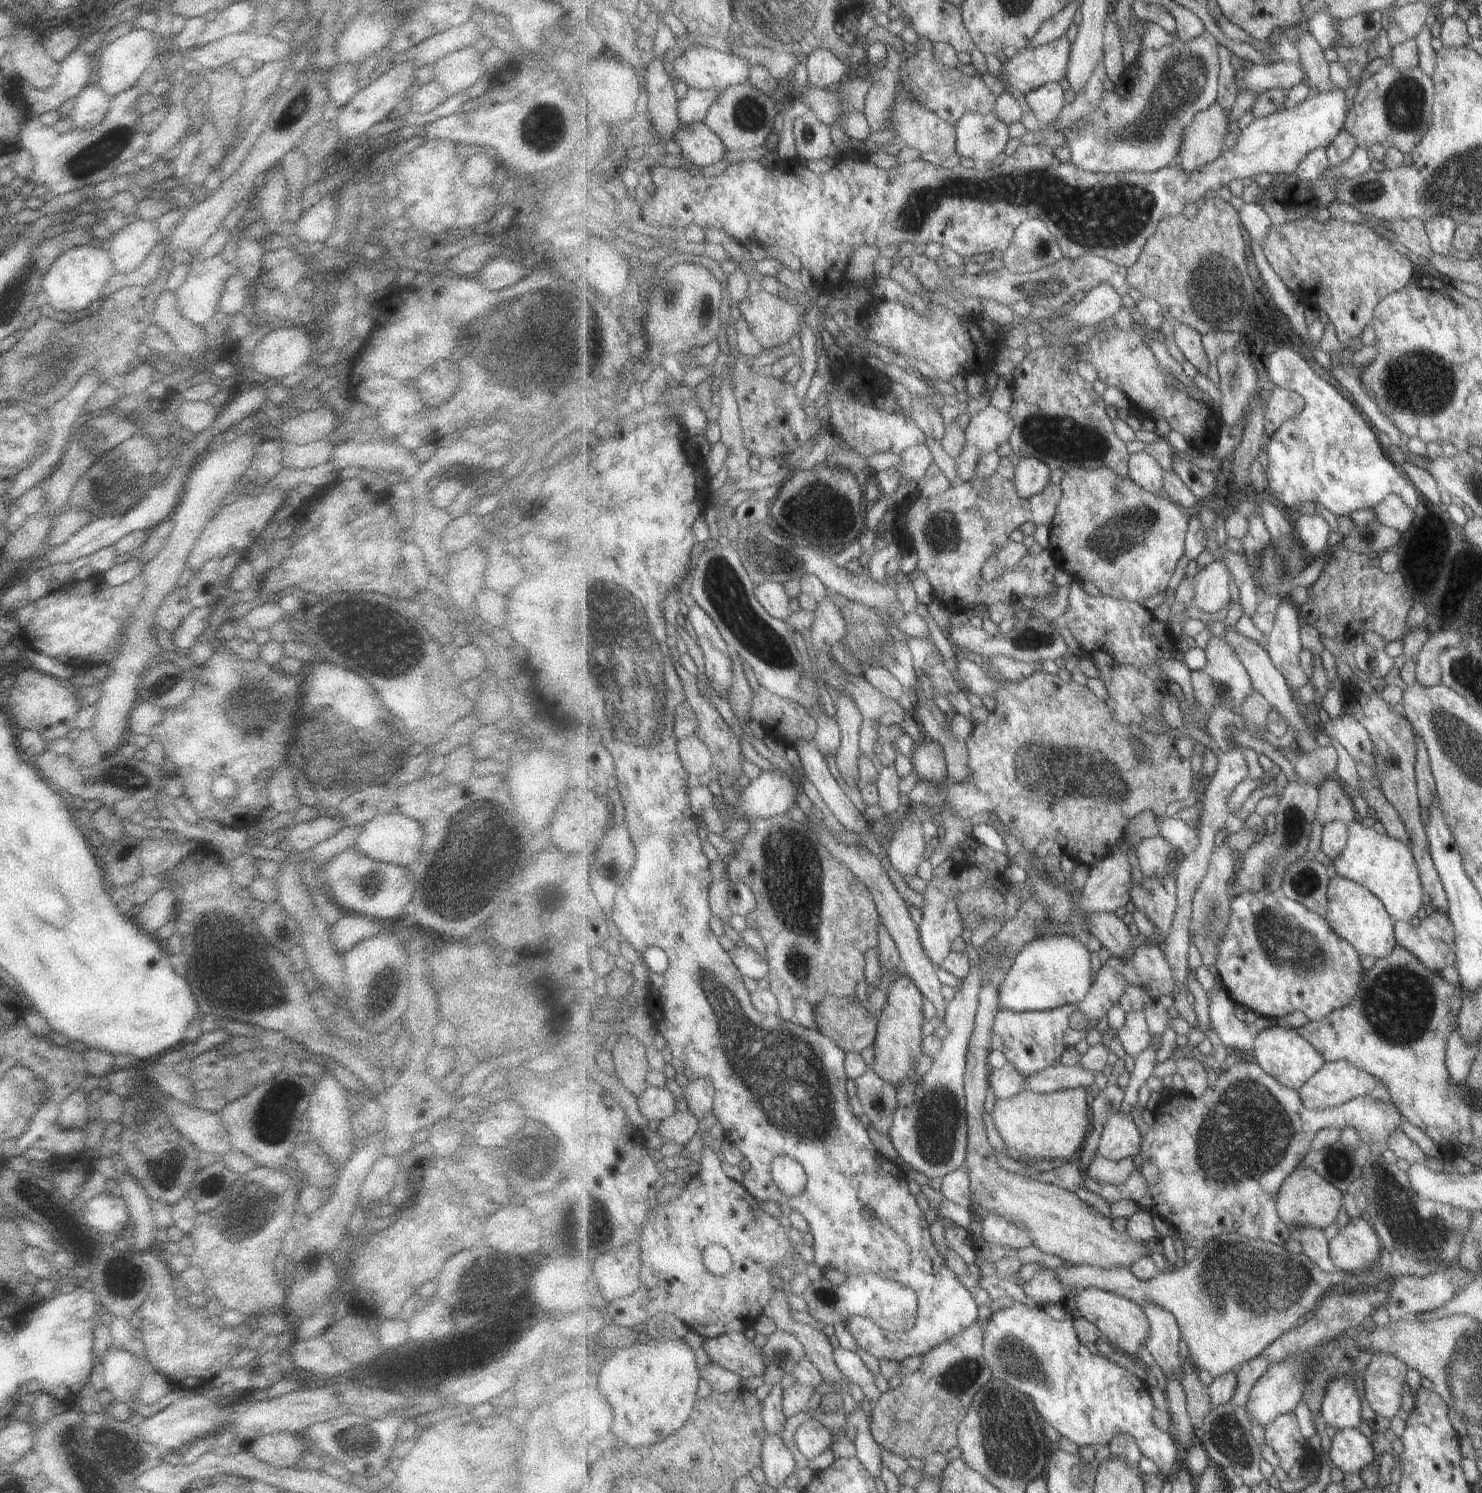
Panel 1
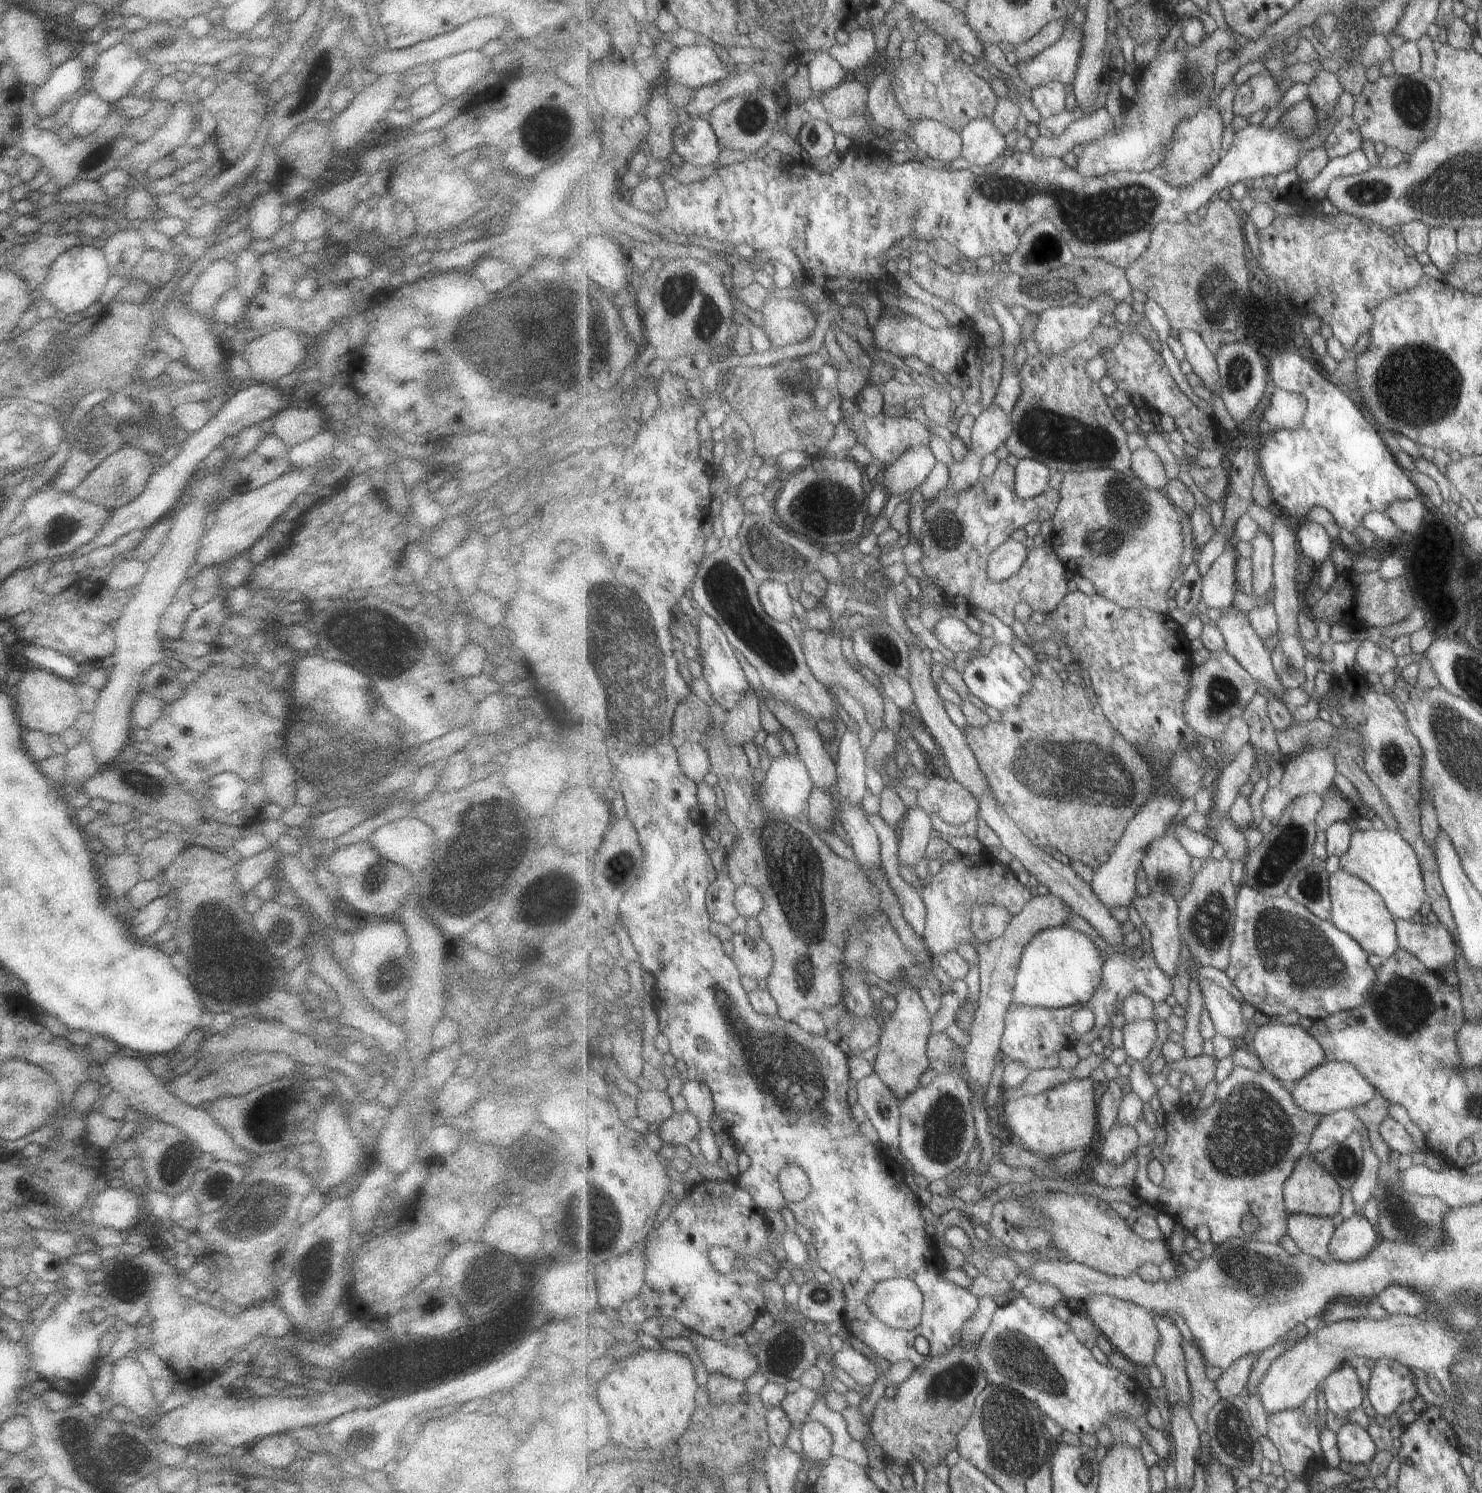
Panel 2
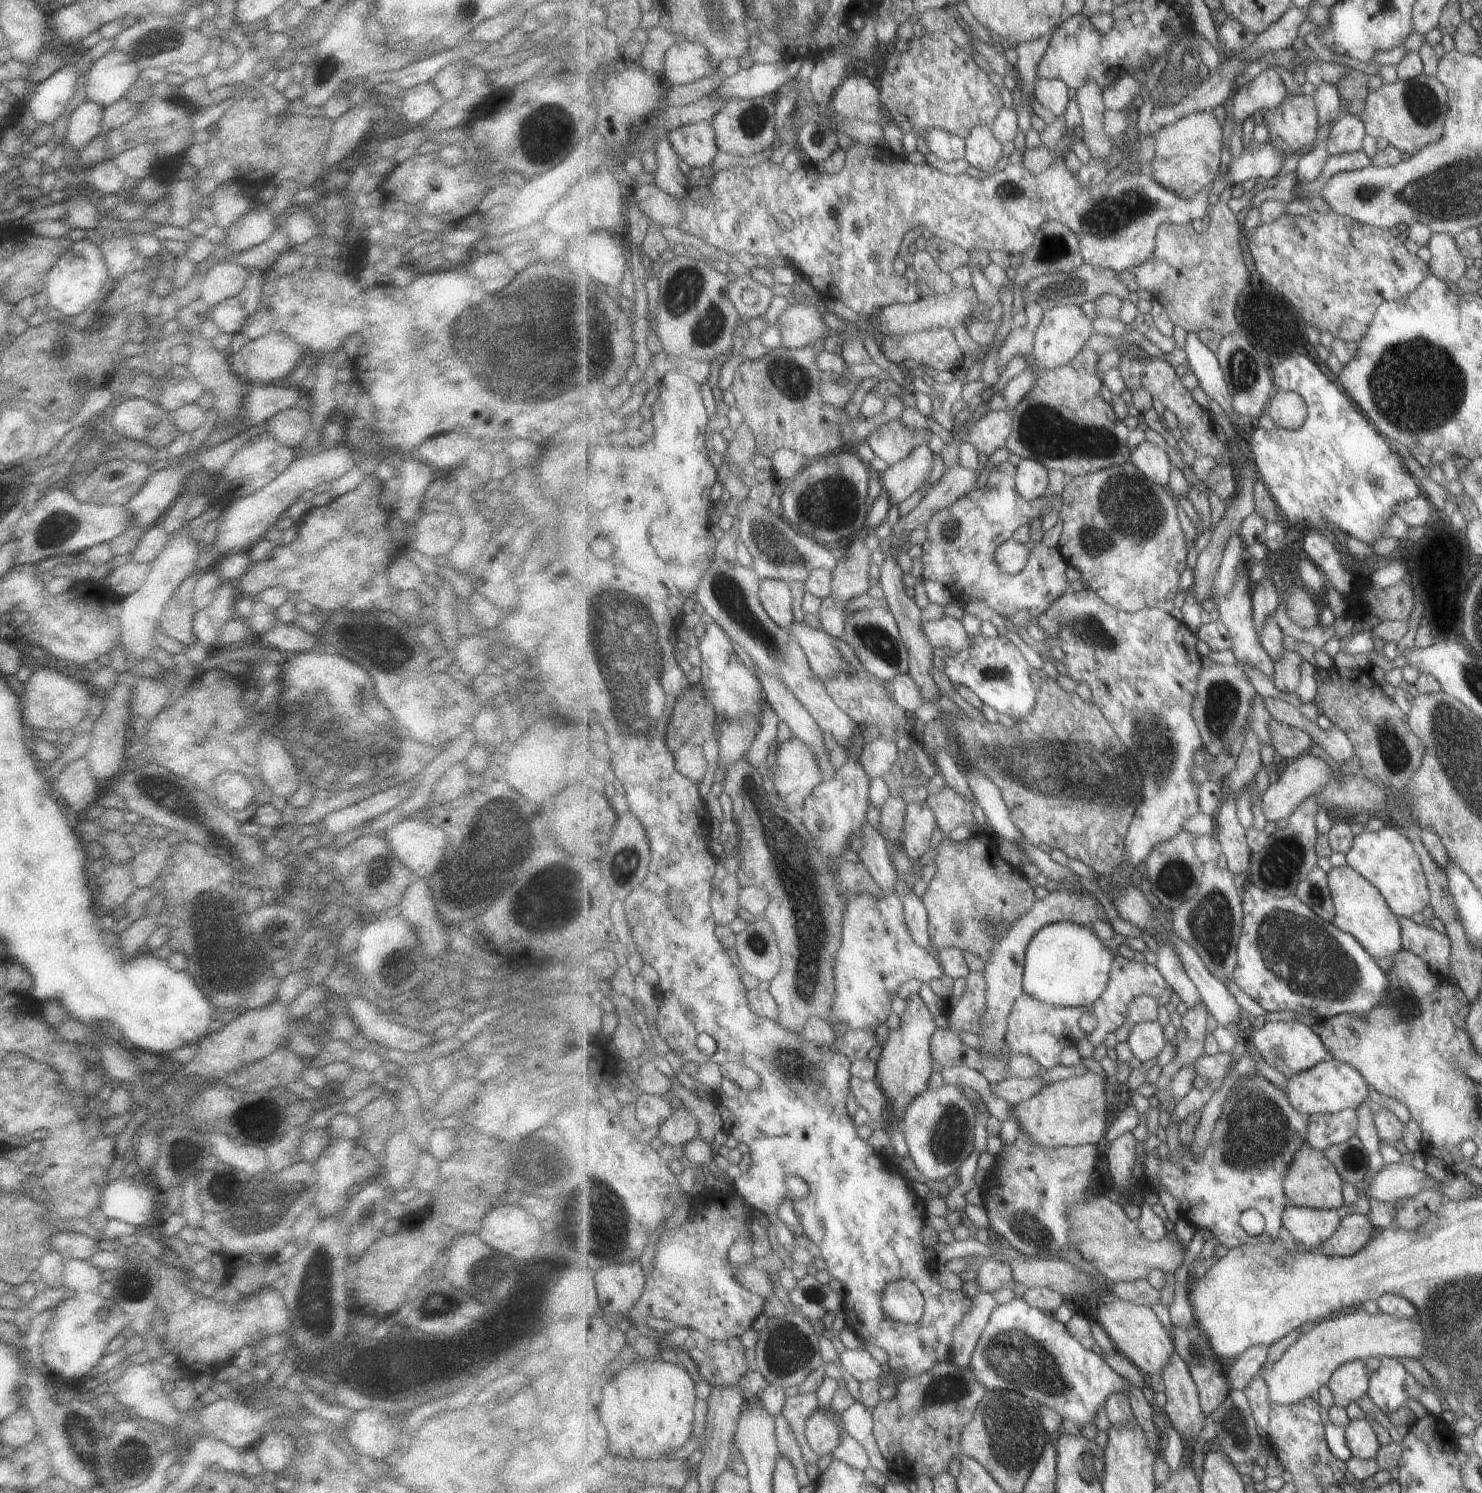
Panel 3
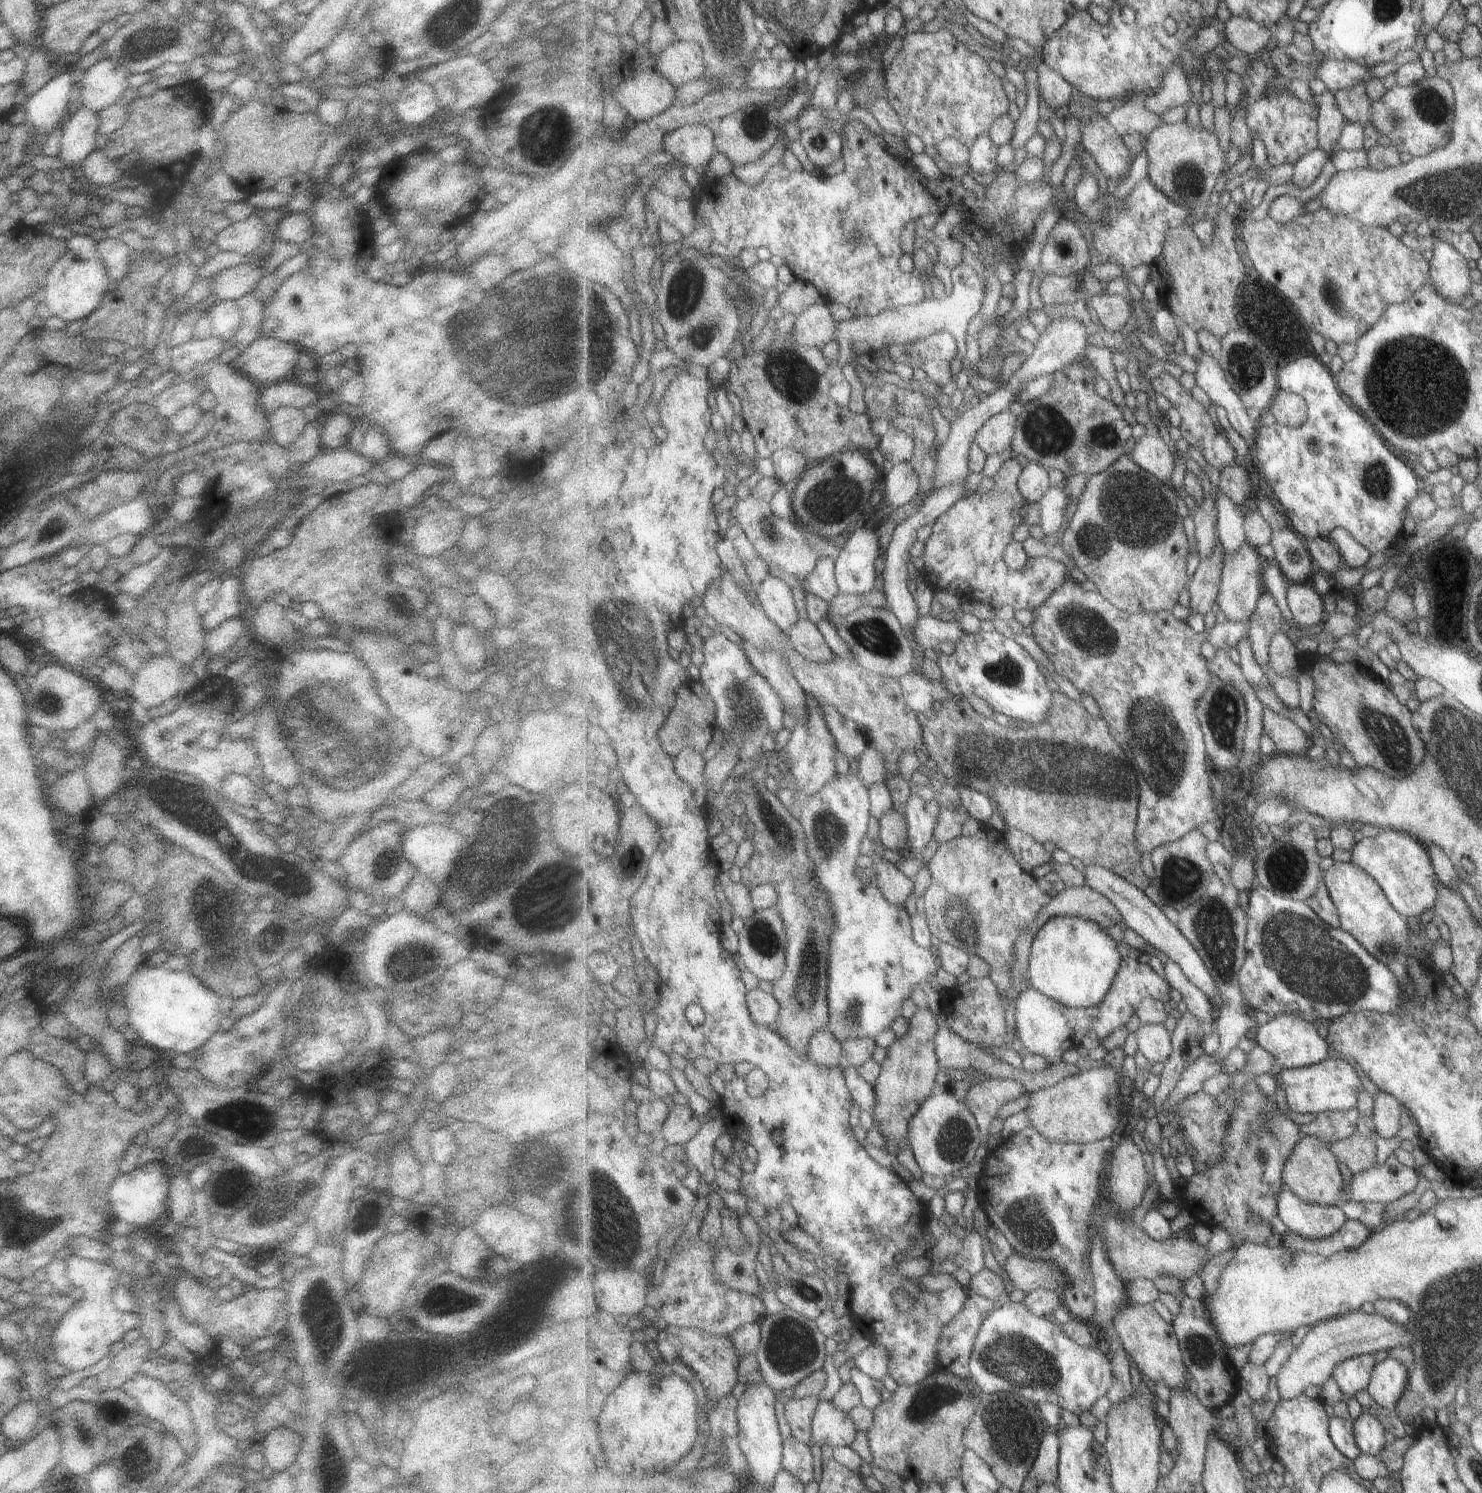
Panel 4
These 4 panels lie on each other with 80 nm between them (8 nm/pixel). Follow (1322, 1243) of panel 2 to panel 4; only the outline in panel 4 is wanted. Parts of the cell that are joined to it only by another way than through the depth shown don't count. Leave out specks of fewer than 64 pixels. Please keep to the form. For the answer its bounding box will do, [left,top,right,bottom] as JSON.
[1278,1186,1349,1239]

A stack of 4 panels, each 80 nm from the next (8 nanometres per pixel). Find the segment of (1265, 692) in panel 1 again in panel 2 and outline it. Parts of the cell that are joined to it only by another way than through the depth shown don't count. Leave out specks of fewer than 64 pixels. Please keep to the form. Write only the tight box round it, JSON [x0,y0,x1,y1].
[1217,605,1284,700]

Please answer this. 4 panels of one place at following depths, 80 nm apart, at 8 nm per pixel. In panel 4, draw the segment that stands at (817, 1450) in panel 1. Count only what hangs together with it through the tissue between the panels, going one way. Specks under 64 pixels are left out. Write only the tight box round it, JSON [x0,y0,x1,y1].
[812,1399,858,1450]

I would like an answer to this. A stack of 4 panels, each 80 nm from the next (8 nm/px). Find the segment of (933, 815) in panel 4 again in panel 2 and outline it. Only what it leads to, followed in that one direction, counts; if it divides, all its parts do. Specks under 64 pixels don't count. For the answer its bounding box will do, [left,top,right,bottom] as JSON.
[900,805,933,868]

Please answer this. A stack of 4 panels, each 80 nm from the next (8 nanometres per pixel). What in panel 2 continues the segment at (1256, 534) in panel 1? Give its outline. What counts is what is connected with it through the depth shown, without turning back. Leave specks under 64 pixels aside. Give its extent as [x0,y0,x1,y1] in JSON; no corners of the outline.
[1250,528,1274,606]

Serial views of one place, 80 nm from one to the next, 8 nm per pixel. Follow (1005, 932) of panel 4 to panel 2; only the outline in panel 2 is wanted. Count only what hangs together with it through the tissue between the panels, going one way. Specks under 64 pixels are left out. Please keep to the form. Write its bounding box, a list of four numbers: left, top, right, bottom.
[922,850,1033,960]

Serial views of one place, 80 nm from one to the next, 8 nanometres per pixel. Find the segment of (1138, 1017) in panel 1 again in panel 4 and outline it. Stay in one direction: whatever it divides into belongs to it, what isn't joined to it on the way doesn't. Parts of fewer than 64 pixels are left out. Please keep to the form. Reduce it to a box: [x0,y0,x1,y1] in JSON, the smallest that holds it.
[1136,1023,1173,1064]

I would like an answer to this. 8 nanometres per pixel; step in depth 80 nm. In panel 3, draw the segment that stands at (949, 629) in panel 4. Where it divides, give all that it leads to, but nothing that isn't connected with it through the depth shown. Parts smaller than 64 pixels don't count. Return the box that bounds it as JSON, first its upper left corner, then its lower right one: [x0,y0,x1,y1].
[922,616,969,652]

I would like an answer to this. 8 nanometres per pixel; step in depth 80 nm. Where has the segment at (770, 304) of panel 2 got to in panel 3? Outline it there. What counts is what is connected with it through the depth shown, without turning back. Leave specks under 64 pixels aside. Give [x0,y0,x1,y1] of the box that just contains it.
[777,304,832,348]

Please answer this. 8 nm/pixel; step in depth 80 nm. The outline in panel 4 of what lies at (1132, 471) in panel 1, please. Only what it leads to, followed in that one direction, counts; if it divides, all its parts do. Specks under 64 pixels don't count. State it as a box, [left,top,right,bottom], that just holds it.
[1130,435,1175,482]

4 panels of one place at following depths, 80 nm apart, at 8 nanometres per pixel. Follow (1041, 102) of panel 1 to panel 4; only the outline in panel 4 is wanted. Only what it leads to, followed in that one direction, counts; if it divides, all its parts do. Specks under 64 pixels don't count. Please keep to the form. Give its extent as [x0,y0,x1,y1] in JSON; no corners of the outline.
[1038,61,1076,111]

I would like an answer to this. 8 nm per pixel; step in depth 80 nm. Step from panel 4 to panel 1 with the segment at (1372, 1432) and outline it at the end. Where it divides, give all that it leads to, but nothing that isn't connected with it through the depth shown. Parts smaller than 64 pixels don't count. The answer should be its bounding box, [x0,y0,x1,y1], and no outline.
[1330,1427,1376,1474]

